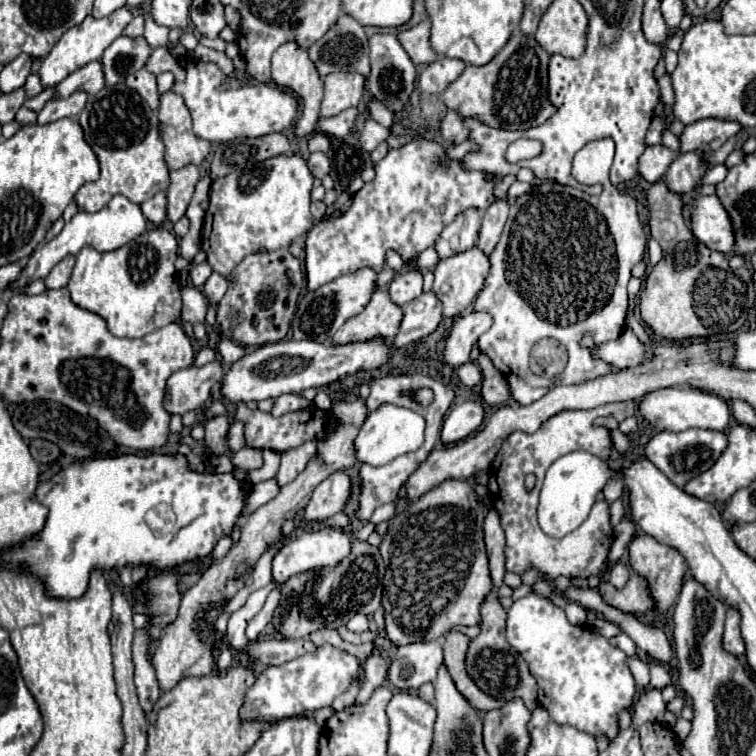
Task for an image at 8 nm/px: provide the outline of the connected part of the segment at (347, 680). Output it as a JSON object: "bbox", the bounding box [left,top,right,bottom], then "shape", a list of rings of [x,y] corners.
{"bbox":[240,644,362,726],"shape":[[[330,644],[318,646],[314,652],[308,652],[300,658],[284,662],[280,666],[268,666],[258,676],[254,686],[244,696],[244,704],[240,708],[242,722],[264,722],[266,726],[276,726],[288,718],[310,716],[322,706],[330,706],[336,696],[348,690],[348,686],[358,680],[362,682],[362,662],[340,648]]]}

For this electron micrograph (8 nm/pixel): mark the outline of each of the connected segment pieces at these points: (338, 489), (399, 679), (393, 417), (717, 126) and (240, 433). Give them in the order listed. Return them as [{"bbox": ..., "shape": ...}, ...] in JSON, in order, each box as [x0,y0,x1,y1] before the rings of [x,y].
[{"bbox":[304,472,350,522],"shape":[[[344,472],[330,474],[326,480],[322,480],[316,486],[304,510],[306,520],[320,522],[328,516],[334,516],[336,512],[342,512],[348,496],[350,496],[350,478]]]},{"bbox":[388,640,442,690],"shape":[[[438,640],[400,646],[388,668],[388,680],[398,690],[418,690],[422,684],[436,680],[440,666],[442,644]]]},{"bbox":[354,404,424,466],"shape":[[[384,404],[382,408],[368,414],[366,422],[360,428],[360,434],[354,440],[354,456],[358,464],[382,466],[394,460],[400,454],[414,452],[424,442],[424,418],[408,408],[398,408],[392,404]]]},{"bbox":[680,120,742,154],"shape":[[[698,120],[688,124],[680,134],[680,154],[690,150],[698,152],[716,152],[728,138],[732,138],[742,126],[738,122],[724,122],[724,120]]]},{"bbox":[228,422,246,452],"shape":[[[234,422],[230,426],[230,432],[228,432],[228,446],[232,452],[236,452],[238,448],[244,448],[246,446],[246,438],[244,438],[244,422]]]}]

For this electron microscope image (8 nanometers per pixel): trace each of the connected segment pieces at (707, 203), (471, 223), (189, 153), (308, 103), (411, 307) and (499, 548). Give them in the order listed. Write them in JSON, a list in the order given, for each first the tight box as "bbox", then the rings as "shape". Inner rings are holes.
[{"bbox":[690,196,734,254],"shape":[[[696,196],[690,204],[690,230],[700,240],[704,246],[710,250],[722,252],[722,254],[732,254],[734,250],[734,232],[730,232],[730,218],[726,216],[726,210],[722,204],[718,204],[718,196]]]},{"bbox":[434,208,482,260],"shape":[[[470,208],[462,212],[450,226],[446,226],[436,240],[434,248],[440,256],[440,260],[446,260],[454,254],[466,252],[474,246],[474,240],[478,236],[478,224],[480,224],[482,212],[476,208]]]},{"bbox":[158,92,210,170],"shape":[[[174,92],[162,94],[158,118],[160,118],[160,136],[166,144],[164,160],[168,170],[180,170],[190,164],[200,166],[210,152],[210,144],[194,136],[190,112],[182,96]]]},{"bbox":[270,44,322,136],"shape":[[[284,44],[282,48],[278,48],[272,56],[272,74],[270,78],[278,84],[278,86],[284,86],[284,88],[290,88],[300,100],[302,100],[302,112],[300,112],[300,118],[294,126],[294,134],[296,136],[312,136],[314,134],[314,128],[316,128],[316,122],[320,118],[320,100],[322,100],[322,78],[318,76],[314,64],[310,64],[310,58],[308,58],[308,52],[302,50],[302,48],[294,48],[294,44]]]},{"bbox":[392,292,442,350],"shape":[[[426,292],[418,296],[410,304],[406,304],[402,310],[404,310],[404,316],[400,322],[400,330],[392,342],[392,348],[396,350],[410,346],[422,340],[424,336],[432,334],[442,320],[442,304],[434,296],[434,292]]]},{"bbox":[484,508,506,588],"shape":[[[490,508],[484,518],[484,540],[486,540],[486,552],[488,552],[488,560],[490,560],[492,580],[494,580],[494,586],[498,588],[498,586],[502,586],[502,576],[506,572],[506,568],[504,568],[506,538],[502,536],[498,512],[494,512],[494,508]]]}]

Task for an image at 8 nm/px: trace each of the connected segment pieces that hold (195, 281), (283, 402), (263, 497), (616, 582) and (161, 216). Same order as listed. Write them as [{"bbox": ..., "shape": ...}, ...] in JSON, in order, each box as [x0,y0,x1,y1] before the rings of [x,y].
[{"bbox":[190,262,212,290],"shape":[[[206,262],[198,264],[198,266],[190,272],[190,282],[192,282],[192,286],[198,288],[198,290],[202,290],[202,286],[204,286],[204,282],[210,278],[210,274],[212,274],[212,268],[210,268]]]},{"bbox":[272,394,314,416],"shape":[[[284,394],[276,400],[276,404],[272,408],[272,416],[284,416],[284,414],[290,414],[290,412],[296,412],[296,410],[306,410],[306,408],[312,408],[312,406],[314,406],[314,402],[304,400],[298,394]]]},{"bbox":[242,480,280,516],"shape":[[[266,480],[266,482],[260,482],[260,484],[254,484],[246,496],[246,504],[244,504],[244,510],[242,510],[242,516],[250,516],[252,512],[256,512],[262,504],[270,502],[276,494],[280,492],[280,486],[276,484],[276,480]]]},{"bbox":[608,562,630,588],"shape":[[[616,562],[608,572],[608,582],[616,588],[622,588],[628,582],[628,578],[630,578],[630,572],[622,562]]]},{"bbox":[140,192,166,226],"shape":[[[166,192],[154,194],[150,200],[140,204],[142,214],[156,226],[166,226]]]}]

